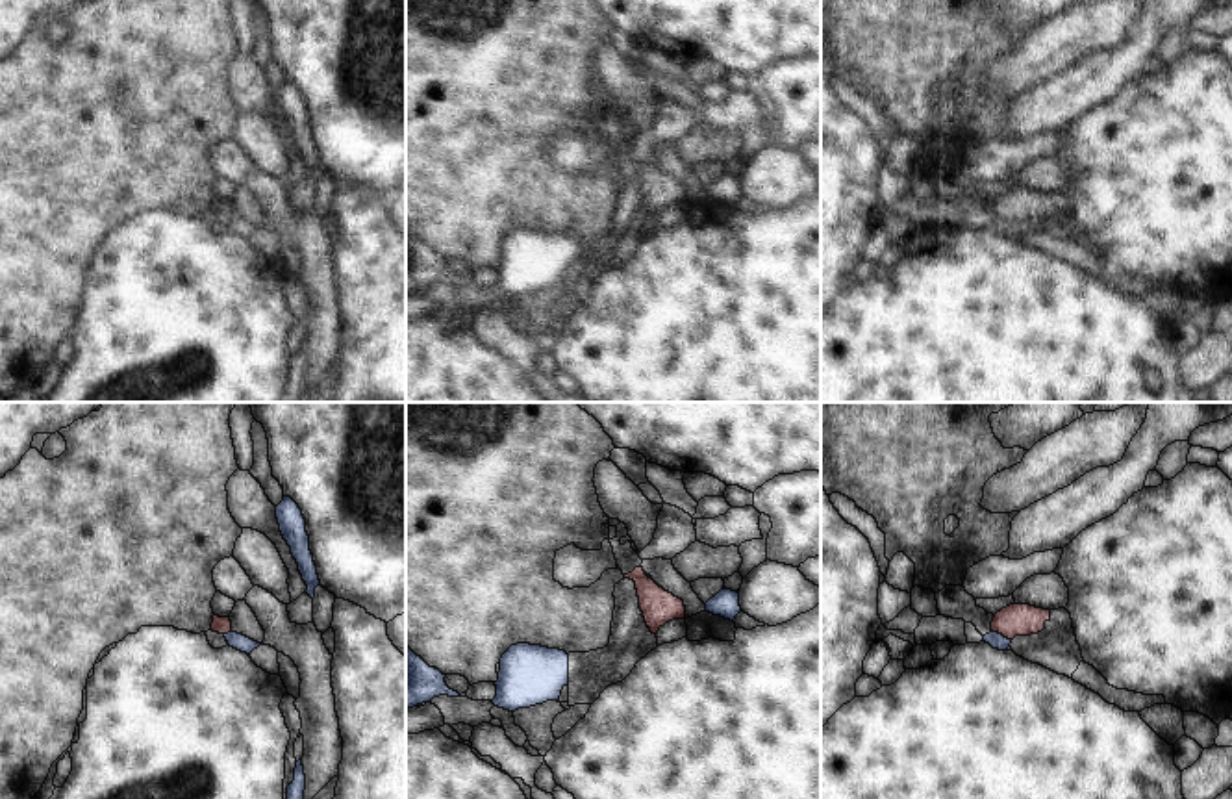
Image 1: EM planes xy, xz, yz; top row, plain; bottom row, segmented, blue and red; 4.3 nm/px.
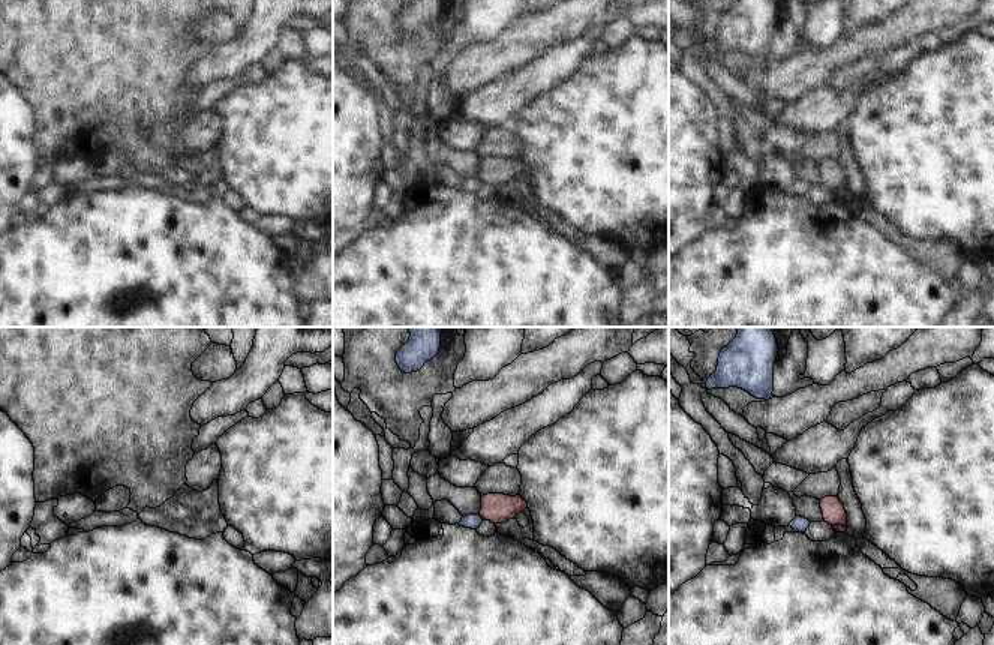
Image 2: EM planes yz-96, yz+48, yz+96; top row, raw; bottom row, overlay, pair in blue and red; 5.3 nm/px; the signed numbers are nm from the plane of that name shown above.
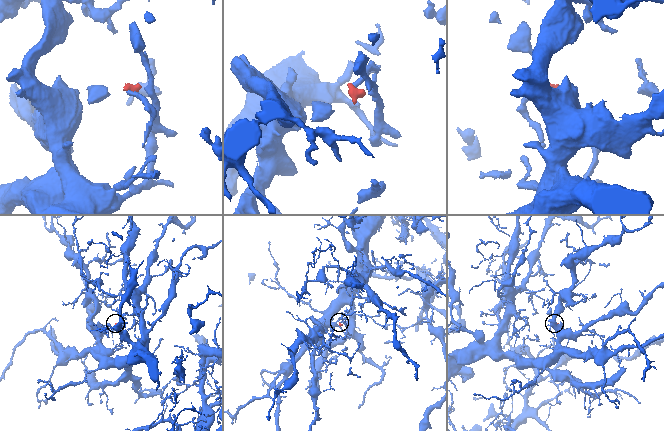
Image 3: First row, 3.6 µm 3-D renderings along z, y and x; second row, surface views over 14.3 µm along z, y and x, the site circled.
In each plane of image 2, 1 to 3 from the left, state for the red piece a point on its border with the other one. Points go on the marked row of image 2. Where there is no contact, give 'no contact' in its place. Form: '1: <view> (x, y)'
1: no contact
2: yz+48 (480, 516)
3: no contact

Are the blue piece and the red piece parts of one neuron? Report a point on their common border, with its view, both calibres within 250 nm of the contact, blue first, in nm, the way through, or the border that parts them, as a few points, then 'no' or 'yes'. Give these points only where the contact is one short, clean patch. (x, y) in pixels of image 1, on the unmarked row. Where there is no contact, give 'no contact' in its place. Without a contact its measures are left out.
contact yz (1001, 219); calibres 70 and 140 nm; border yz (992, 214), (1010, 225); no

